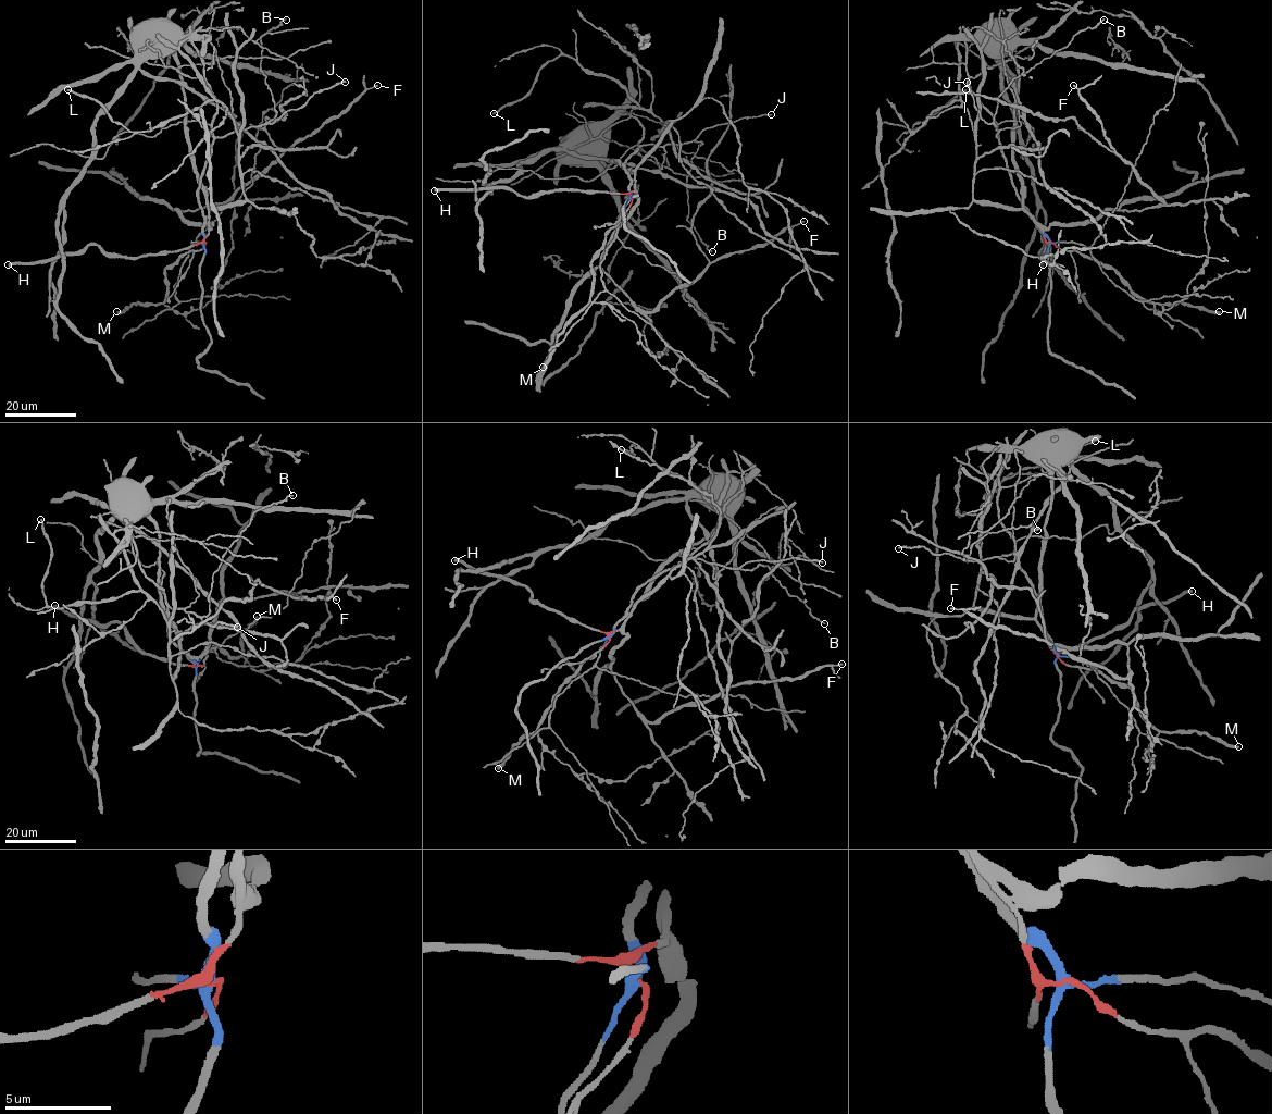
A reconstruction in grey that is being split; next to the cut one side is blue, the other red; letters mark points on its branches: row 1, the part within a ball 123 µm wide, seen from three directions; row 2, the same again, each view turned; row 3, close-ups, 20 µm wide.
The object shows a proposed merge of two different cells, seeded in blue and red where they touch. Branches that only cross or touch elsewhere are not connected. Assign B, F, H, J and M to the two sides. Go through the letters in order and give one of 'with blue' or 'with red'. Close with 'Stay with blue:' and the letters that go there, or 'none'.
B: with blue
F: with red
H: with red
J: with blue
M: with red
Stay with blue: B, J

